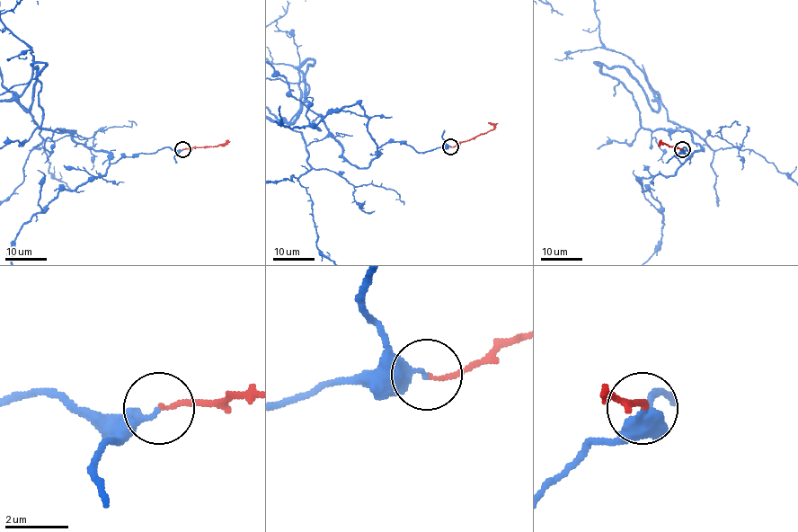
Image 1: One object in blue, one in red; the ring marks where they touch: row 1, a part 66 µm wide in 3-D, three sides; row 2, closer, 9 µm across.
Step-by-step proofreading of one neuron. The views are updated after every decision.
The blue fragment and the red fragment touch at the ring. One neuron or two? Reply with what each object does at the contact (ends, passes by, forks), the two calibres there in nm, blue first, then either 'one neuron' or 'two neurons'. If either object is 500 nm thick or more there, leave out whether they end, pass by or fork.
blue ends; red ends; calibres 240 and 130 nm; two neurons

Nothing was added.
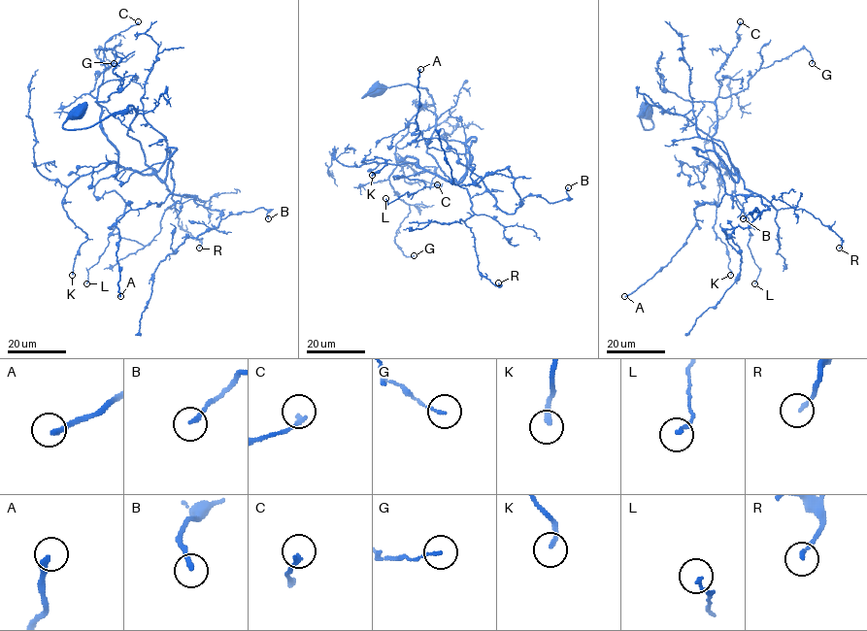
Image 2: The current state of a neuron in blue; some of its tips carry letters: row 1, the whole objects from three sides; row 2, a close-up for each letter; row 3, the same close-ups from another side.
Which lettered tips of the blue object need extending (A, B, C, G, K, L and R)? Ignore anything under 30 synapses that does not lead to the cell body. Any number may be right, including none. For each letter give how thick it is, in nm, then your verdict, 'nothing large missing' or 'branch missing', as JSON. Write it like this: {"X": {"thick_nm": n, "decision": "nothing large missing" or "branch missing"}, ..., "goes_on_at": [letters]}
{"A": {"thick_nm": 240, "decision": "branch missing"}, "B": {"thick_nm": 200, "decision": "nothing large missing"}, "C": {"thick_nm": 200, "decision": "nothing large missing"}, "G": {"thick_nm": 100, "decision": "nothing large missing"}, "K": {"thick_nm": 220, "decision": "nothing large missing"}, "L": {"thick_nm": 140, "decision": "nothing large missing"}, "R": {"thick_nm": 160, "decision": "nothing large missing"}, "goes_on_at": ["A"]}

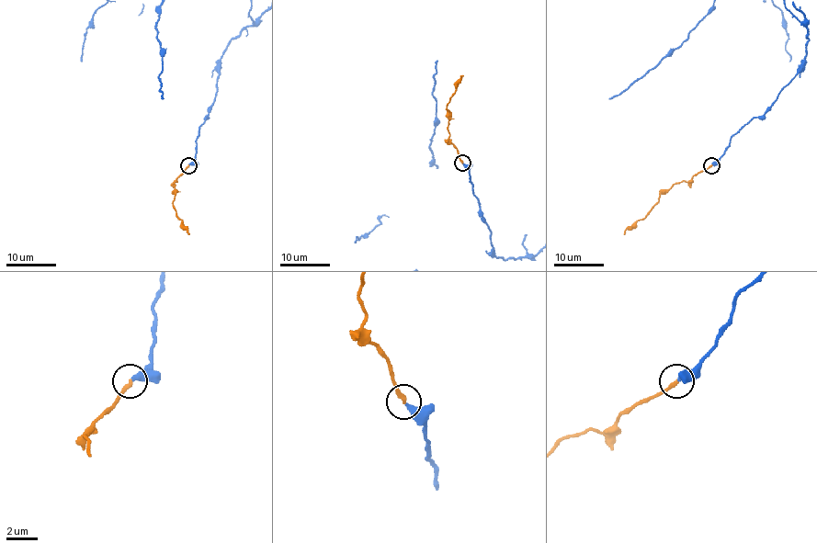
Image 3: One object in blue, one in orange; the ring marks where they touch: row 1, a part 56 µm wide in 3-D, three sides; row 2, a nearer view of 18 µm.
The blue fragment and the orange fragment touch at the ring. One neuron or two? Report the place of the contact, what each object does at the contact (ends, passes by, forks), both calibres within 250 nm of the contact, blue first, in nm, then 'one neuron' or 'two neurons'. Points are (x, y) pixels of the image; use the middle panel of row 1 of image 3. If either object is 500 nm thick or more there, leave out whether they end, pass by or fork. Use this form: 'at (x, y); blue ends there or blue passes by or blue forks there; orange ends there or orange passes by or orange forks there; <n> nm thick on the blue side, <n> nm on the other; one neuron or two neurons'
at (462, 163); blue ends there; orange ends there; 400 nm thick on the blue side, 280 nm on the other; one neuron

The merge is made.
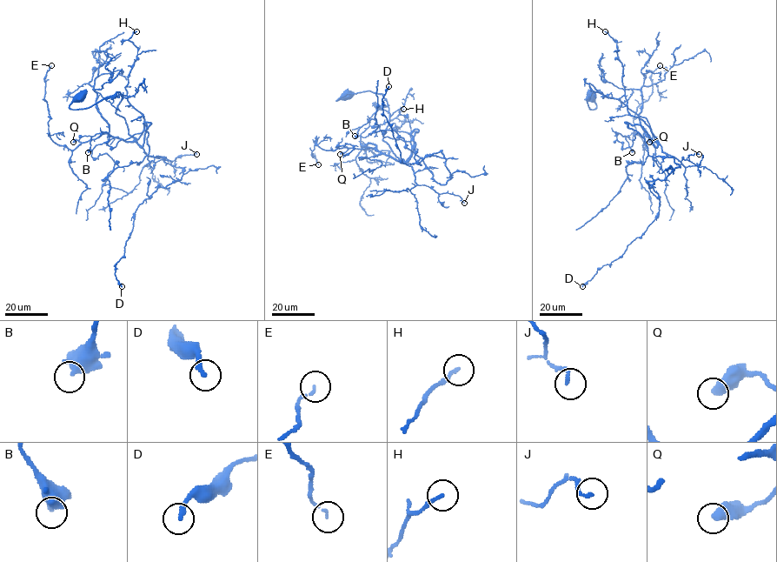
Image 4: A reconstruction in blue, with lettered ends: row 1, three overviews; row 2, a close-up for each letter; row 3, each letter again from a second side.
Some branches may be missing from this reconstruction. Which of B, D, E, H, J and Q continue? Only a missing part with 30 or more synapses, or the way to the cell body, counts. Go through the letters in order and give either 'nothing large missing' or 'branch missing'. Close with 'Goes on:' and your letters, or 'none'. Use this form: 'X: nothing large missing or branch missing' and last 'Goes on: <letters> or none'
B: nothing large missing
D: nothing large missing
E: nothing large missing
H: nothing large missing
J: nothing large missing
Q: nothing large missing
Goes on: none

